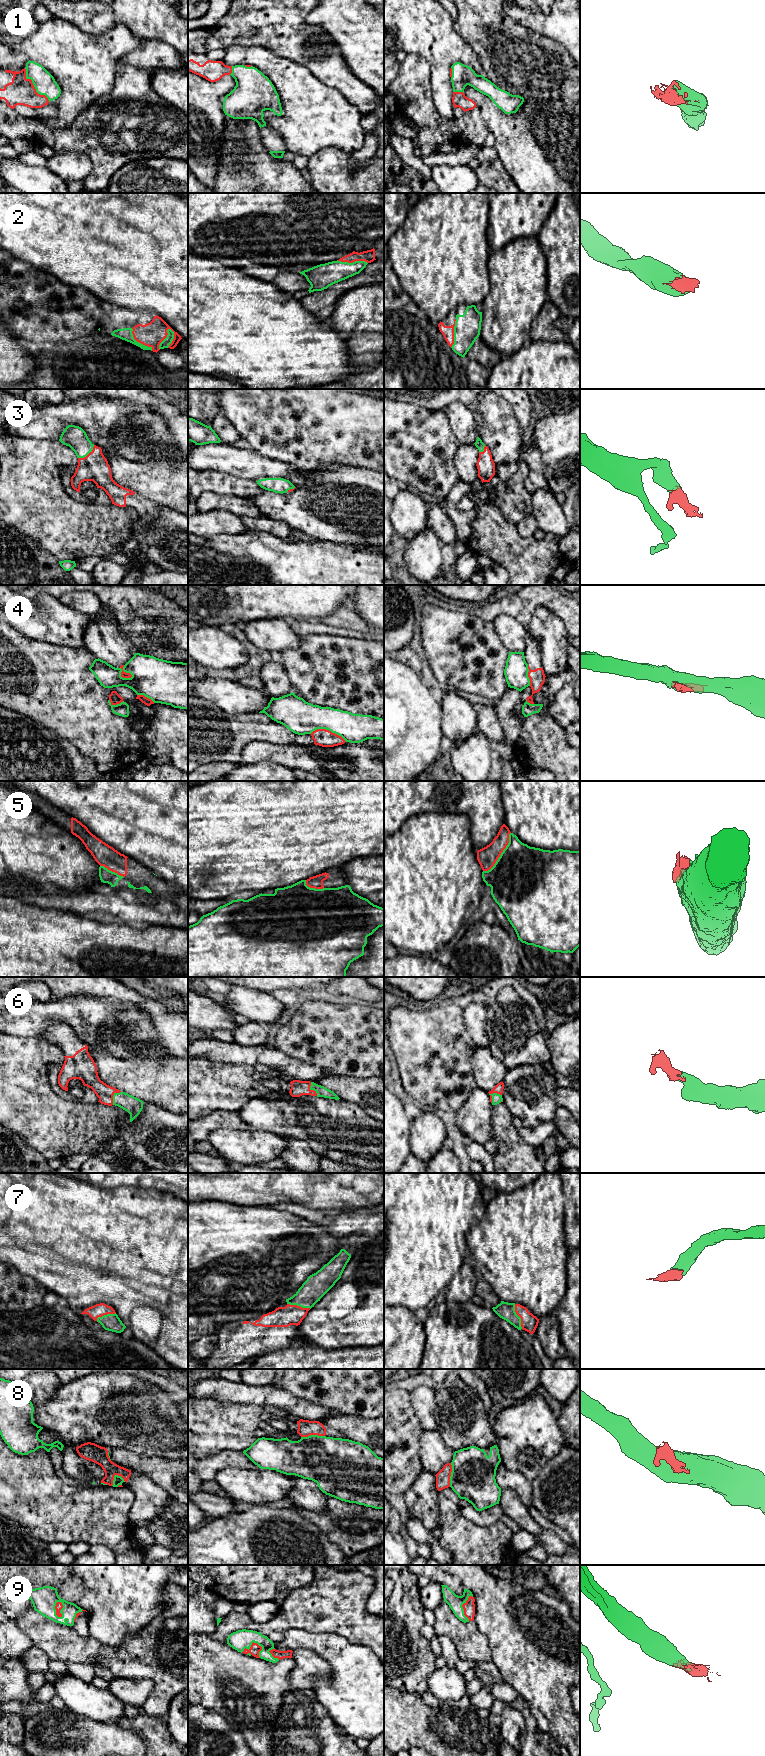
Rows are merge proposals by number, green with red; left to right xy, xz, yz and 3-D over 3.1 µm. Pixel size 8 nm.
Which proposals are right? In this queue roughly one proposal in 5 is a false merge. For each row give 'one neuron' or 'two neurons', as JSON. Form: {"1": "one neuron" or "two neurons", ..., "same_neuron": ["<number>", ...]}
{"1": "one neuron", "2": "one neuron", "3": "one neuron", "4": "two neurons", "5": "two neurons", "6": "one neuron", "7": "one neuron", "8": "two neurons", "9": "one neuron", "same_neuron": ["1", "2", "3", "6", "7", "9"]}

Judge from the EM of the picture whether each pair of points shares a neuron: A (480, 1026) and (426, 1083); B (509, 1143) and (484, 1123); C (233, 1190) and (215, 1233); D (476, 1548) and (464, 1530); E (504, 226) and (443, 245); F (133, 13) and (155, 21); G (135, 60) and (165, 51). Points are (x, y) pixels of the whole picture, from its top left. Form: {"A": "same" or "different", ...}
{"A": "different", "B": "different", "C": "different", "D": "same", "E": "different", "F": "same", "G": "same"}

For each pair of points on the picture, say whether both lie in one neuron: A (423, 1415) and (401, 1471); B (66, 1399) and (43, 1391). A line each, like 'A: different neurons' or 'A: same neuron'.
A: different neurons
B: different neurons

